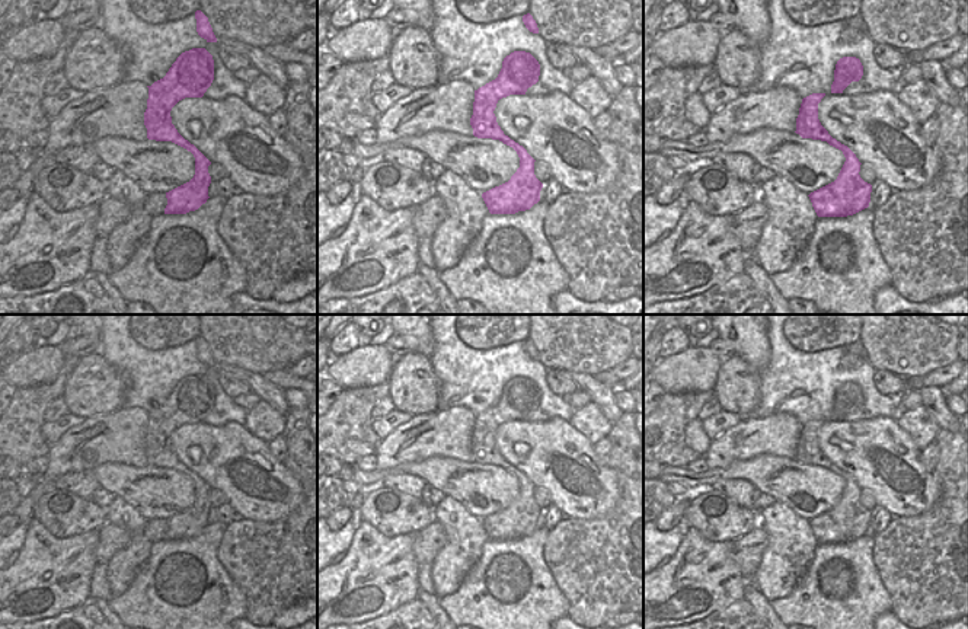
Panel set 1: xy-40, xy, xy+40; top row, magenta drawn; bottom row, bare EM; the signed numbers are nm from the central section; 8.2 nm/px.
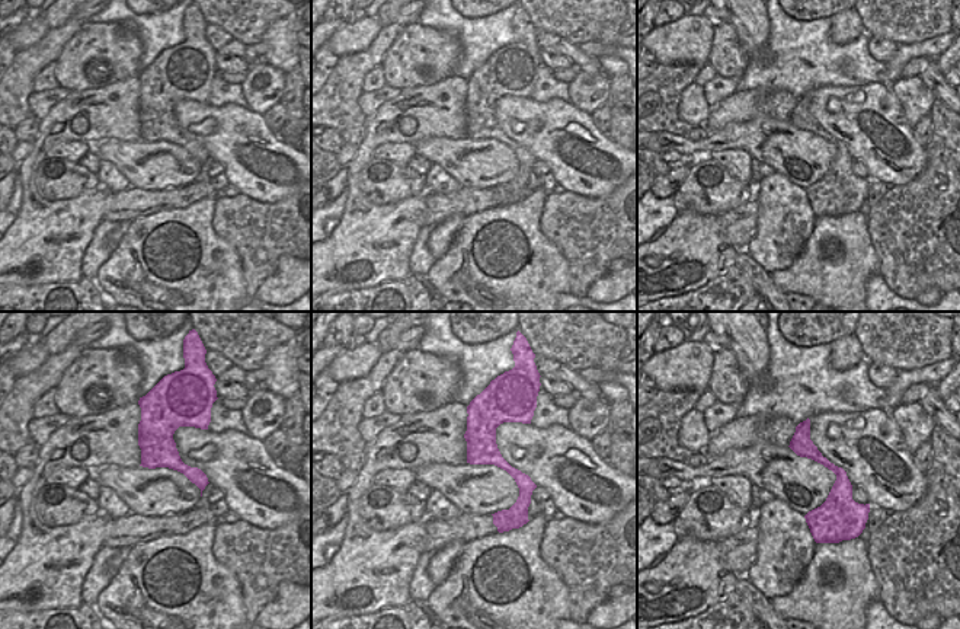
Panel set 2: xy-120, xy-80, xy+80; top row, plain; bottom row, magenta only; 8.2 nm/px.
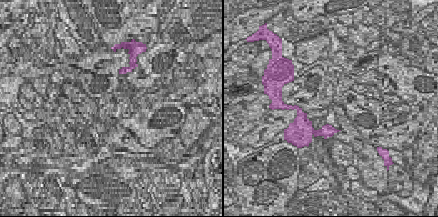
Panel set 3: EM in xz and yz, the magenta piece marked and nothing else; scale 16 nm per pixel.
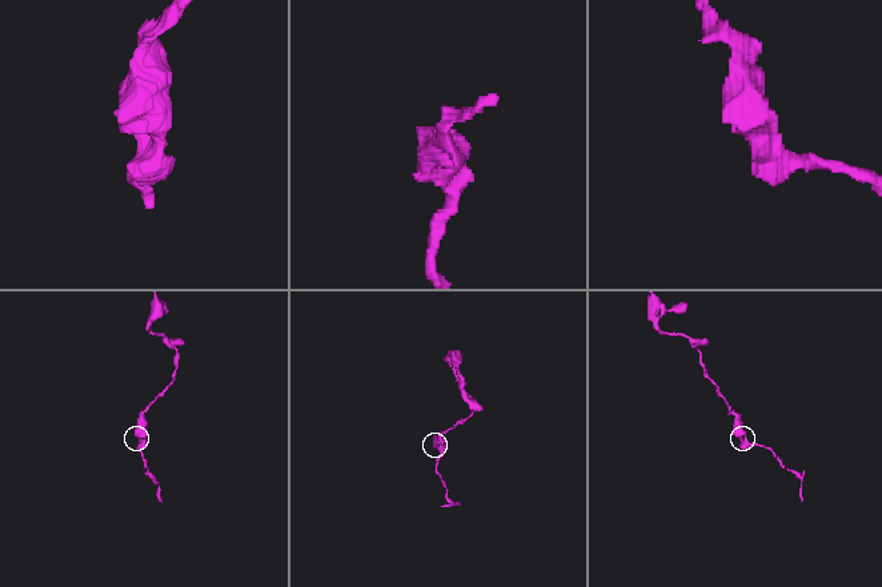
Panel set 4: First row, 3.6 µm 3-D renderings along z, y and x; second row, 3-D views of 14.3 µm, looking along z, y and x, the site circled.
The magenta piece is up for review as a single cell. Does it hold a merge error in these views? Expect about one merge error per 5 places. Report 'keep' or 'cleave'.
keep

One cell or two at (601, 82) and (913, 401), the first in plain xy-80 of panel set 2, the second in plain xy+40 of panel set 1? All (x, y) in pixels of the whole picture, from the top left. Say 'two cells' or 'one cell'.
two cells

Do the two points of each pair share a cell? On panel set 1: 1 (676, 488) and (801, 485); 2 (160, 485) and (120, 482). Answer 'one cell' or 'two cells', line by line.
1: two cells
2: one cell

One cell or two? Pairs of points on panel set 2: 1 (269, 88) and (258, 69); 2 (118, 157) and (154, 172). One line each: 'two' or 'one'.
1: one
2: one

